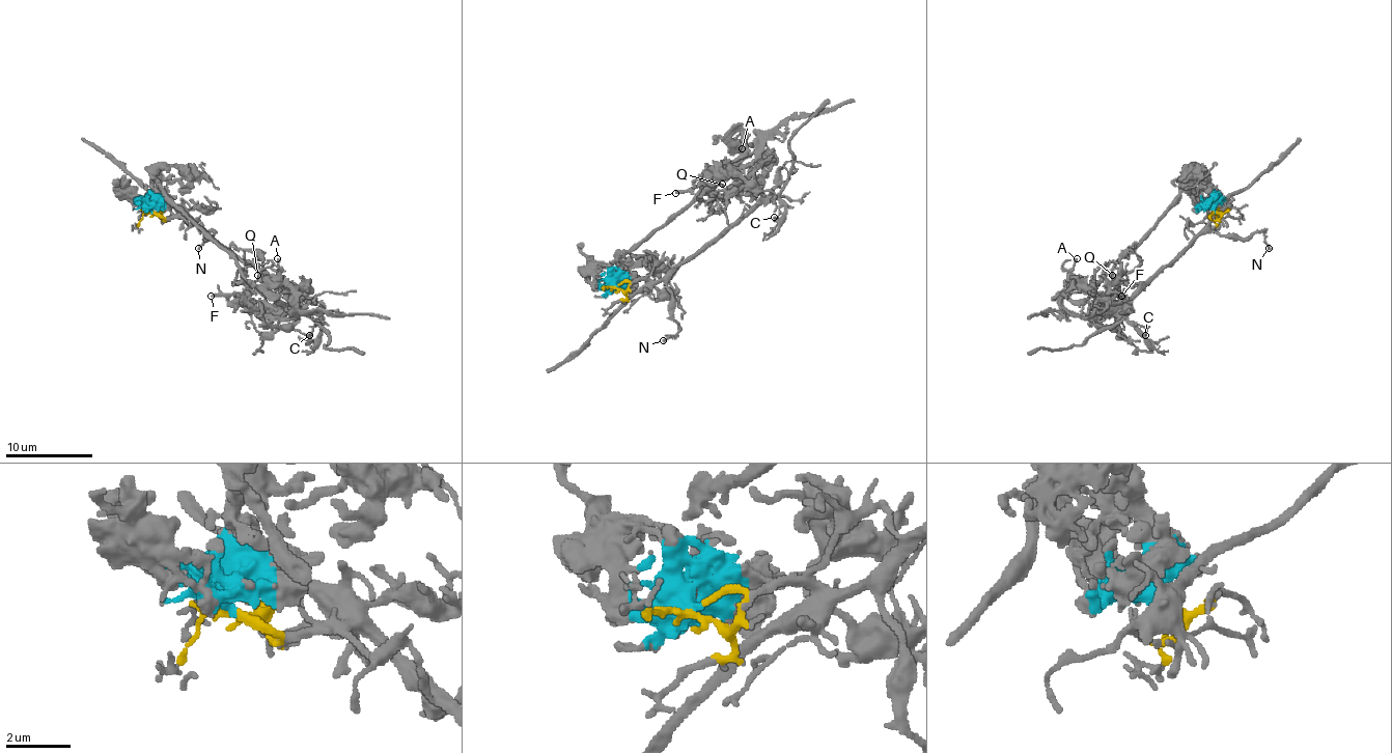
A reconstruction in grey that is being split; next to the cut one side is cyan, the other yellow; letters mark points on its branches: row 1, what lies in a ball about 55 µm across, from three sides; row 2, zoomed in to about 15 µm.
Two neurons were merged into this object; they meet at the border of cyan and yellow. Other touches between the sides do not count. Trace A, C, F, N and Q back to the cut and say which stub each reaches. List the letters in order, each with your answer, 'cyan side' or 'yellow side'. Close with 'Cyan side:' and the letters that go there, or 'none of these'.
A: cyan side
C: yellow side
F: cyan side
N: yellow side
Q: cyan side
Cyan side: A, F, Q

